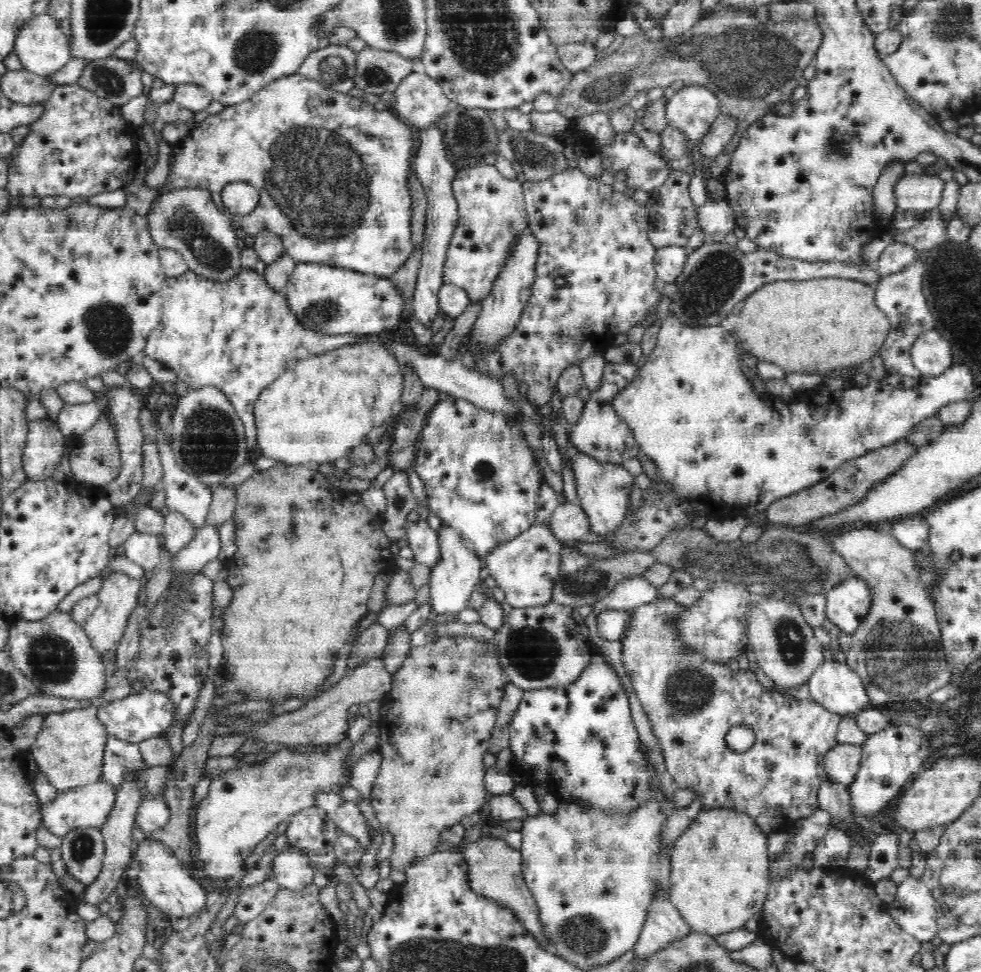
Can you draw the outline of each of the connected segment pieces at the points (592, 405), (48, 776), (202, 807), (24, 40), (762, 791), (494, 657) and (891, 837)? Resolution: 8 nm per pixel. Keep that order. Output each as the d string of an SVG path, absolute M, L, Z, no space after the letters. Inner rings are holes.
M607 362L602 380L598 382L598 386L594 390L590 391L590 396L586 400L578 420L569 426L568 436L571 446L600 463L610 463L611 465L620 465L641 454L632 429L622 422L613 409L613 400L638 376L639 370L640 367L632 363Z
M78 710L46 716L42 731L28 750L43 780L59 797L103 780L103 758L109 736L95 715L95 710Z
M346 738L342 744L338 745L337 747L325 747L328 752L326 754L302 754L297 755L295 753L292 753L286 749L286 746L283 746L282 750L280 752L274 753L271 758L269 758L267 761L264 761L259 764L259 767L254 767L253 769L246 769L245 771L234 771L230 774L227 774L224 778L221 778L222 780L216 780L212 781L210 784L210 790L208 792L208 796L200 803L197 804L194 809L195 813L192 814L194 816L194 836L196 836L196 848L198 848L198 862L202 864L202 877L205 876L206 878L210 878L210 880L214 880L214 882L220 882L220 880L234 880L241 879L245 873L247 872L246 869L244 869L244 864L246 864L246 860L254 854L254 848L270 834L280 822L283 820L289 820L289 818L293 817L297 812L300 812L301 810L304 810L305 808L308 808L313 803L313 793L315 791L335 791L337 790L337 785L339 783L345 783L344 779L350 779L350 776L346 775L343 769L343 761L345 760L345 757L347 756L347 753L349 752L349 749L352 746L349 746L348 739Z
M36 14L26 19L15 35L13 52L16 53L22 69L27 73L46 77L60 70L70 60L68 36L60 29L58 20L50 14Z
M669 598L658 600L655 603L640 605L638 608L628 611L630 615L630 622L627 626L627 630L624 634L624 638L621 640L624 646L624 663L626 663L626 674L630 676L632 685L636 690L636 695L639 698L641 705L646 711L652 723L653 733L657 737L657 740L661 743L661 750L665 751L665 765L668 770L668 774L674 779L675 789L688 789L697 795L696 799L699 799L700 795L703 797L703 806L706 809L718 808L718 809L734 809L746 812L754 820L757 820L758 826L769 835L774 833L791 833L795 828L796 820L801 818L808 818L812 816L814 812L821 808L819 805L818 797L821 796L822 786L826 784L827 776L824 771L824 761L826 754L837 745L836 733L840 726L842 718L836 714L830 713L828 710L823 709L822 706L812 701L786 701L782 700L782 697L778 696L773 690L764 691L761 684L759 684L753 669L747 672L740 672L733 676L733 672L724 668L713 668L708 666L706 662L700 662L699 658L680 658L675 655L674 641L670 640L669 634L667 634L667 626L664 625L664 618L674 617L683 606L678 605ZM746 728L750 729L754 733L754 742L748 750L740 752L734 750L728 746L727 736L732 729Z
M454 634L444 638L436 638L434 642L427 646L410 651L404 661L404 665L393 676L392 680L390 693L383 699L382 720L378 720L378 723L376 723L376 726L381 731L381 739L376 751L380 753L382 762L372 788L371 805L382 828L394 836L393 853L389 857L391 868L404 871L409 866L412 866L416 860L421 860L422 857L429 857L431 854L436 854L440 851L444 843L445 834L452 830L450 828L460 825L462 818L466 818L473 812L480 811L484 803L488 801L490 796L486 789L485 776L487 768L484 759L488 752L488 740L490 740L494 730L496 718L498 718L498 710L500 710L504 692L506 692L506 686L510 682L502 673L502 666L499 662L498 650L494 640L482 639L478 635L472 634Z
M886 831L885 835L874 836L870 853L868 854L868 867L864 870L864 880L868 884L876 884L884 879L890 879L898 865L898 838L892 832Z

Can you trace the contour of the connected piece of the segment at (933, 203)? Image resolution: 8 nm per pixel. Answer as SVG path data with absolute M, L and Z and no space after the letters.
M904 173L894 184L896 212L913 212L923 221L924 214L939 208L945 182L938 176L910 175Z

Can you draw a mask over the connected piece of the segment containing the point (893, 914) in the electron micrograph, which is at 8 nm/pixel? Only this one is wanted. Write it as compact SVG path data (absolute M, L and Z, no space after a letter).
M912 878L901 882L897 890L896 898L887 907L891 920L895 922L895 926L898 926L900 931L912 937L922 947L928 944L928 942L935 944L939 942L937 939L939 917L937 904L932 899L930 889L924 885L920 878Z

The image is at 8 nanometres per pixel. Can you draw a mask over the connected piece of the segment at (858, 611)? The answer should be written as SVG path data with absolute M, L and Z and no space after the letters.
M858 578L848 579L832 587L826 597L826 618L841 634L857 631L869 611L870 595Z

